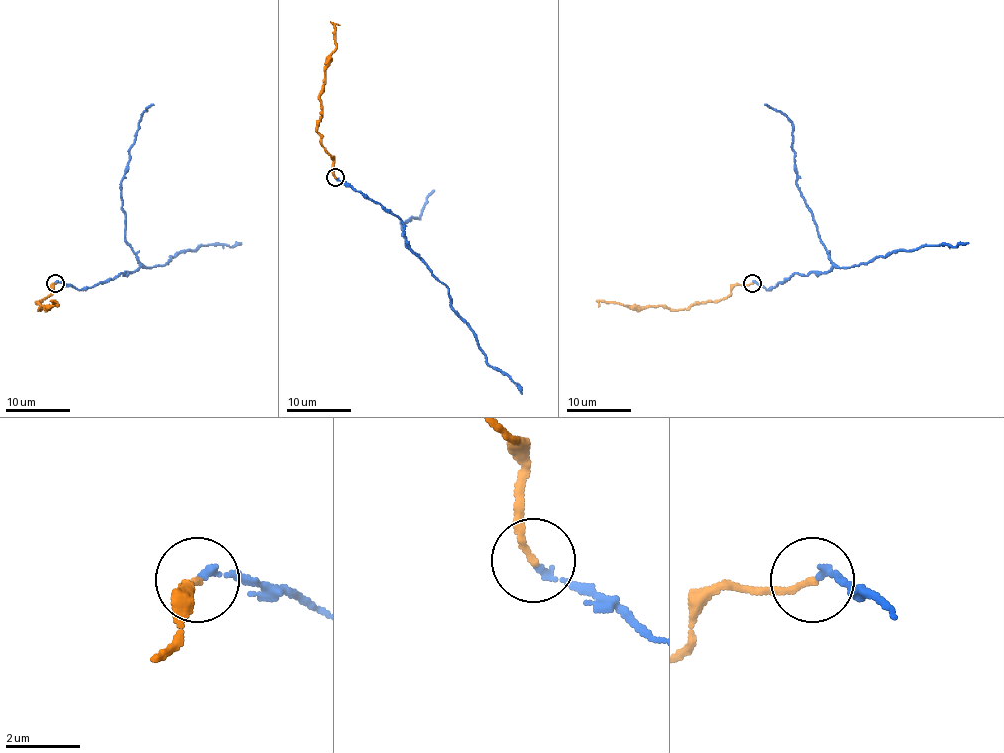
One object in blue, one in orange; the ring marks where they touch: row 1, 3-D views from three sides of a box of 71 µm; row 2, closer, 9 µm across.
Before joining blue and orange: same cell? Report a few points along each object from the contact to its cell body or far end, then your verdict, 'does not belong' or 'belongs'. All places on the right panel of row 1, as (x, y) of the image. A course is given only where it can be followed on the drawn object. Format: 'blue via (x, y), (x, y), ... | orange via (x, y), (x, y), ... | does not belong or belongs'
blue via (752, 282), (768, 289), (796, 273), (827, 273), (831, 266), (796, 180), (793, 124), (765, 104) | orange via (752, 282), (736, 284), (726, 297), (695, 302), (677, 310), (661, 305), (634, 307), (600, 300), (598, 307) | belongs

